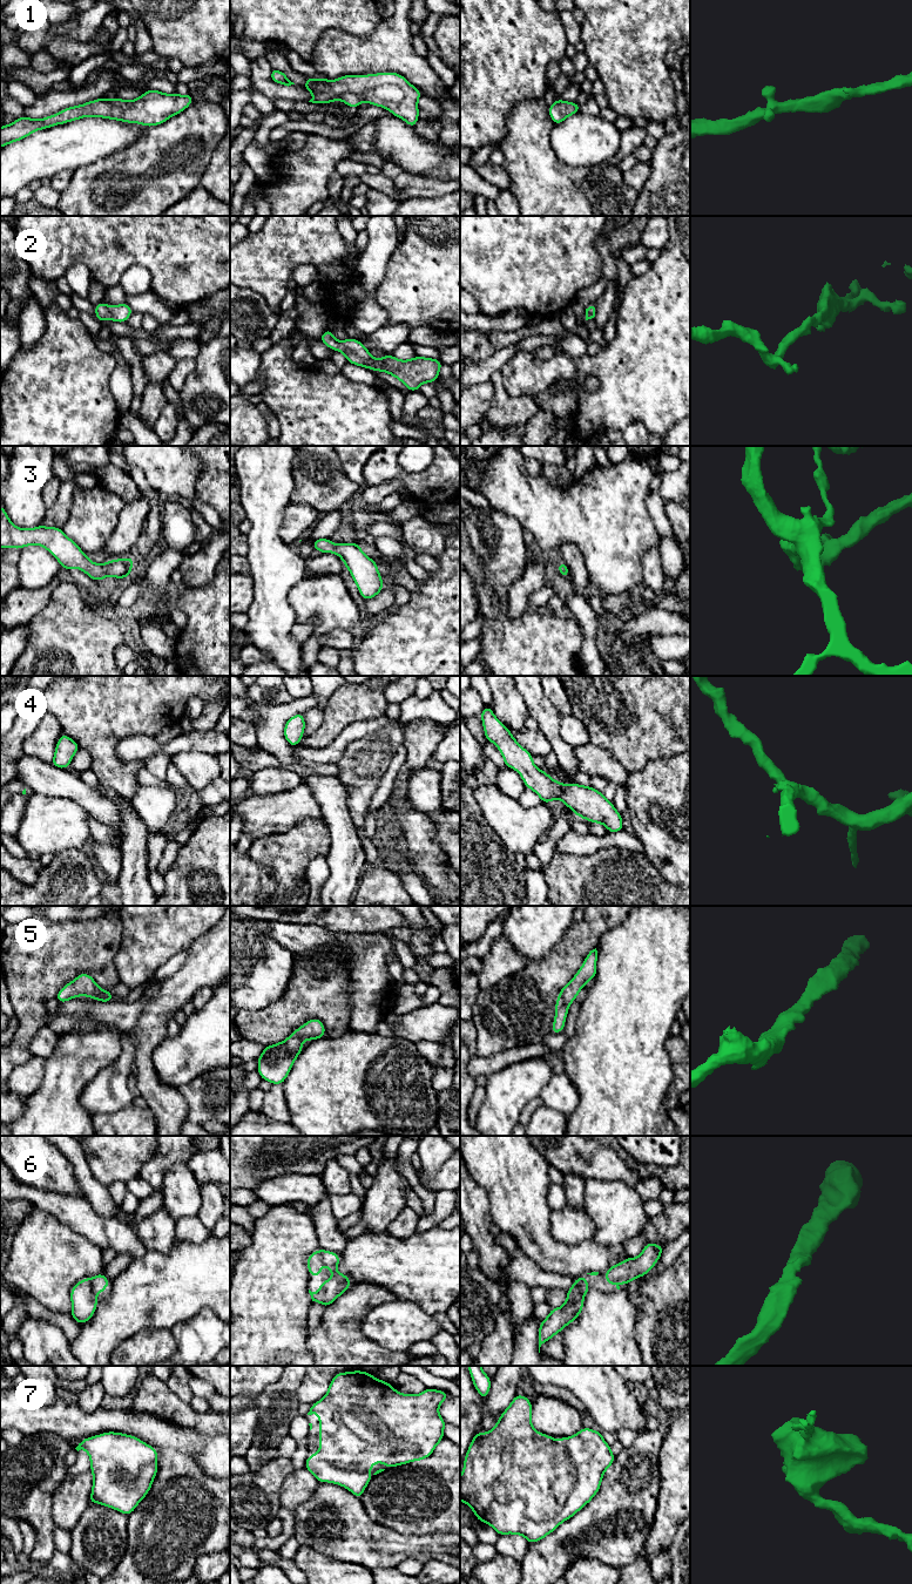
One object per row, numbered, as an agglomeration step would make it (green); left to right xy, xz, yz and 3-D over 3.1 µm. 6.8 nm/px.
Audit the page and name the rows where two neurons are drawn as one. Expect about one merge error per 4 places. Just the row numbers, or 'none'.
none

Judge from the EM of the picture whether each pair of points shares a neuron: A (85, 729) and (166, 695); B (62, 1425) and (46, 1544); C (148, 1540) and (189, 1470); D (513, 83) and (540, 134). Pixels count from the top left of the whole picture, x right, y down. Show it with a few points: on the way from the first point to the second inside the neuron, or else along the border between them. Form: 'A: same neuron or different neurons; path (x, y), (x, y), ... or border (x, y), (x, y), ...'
A: same neuron; path (105, 709), (119, 695), (146, 695)
B: different neurons; border (32, 1437), (35, 1435), (59, 1435), (68, 1441)
C: same neuron; path (166, 1522), (181, 1507), (181, 1488)
D: different neurons; border (542, 96), (520, 100), (509, 112), (506, 123)

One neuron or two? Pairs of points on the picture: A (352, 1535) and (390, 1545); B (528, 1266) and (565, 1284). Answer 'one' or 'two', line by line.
A: one
B: one

